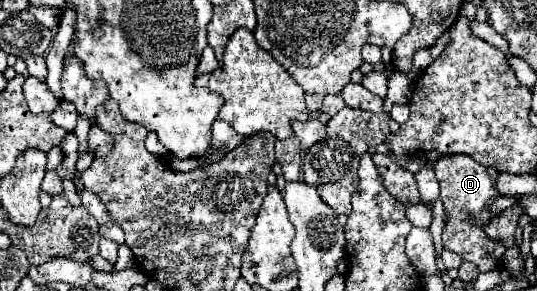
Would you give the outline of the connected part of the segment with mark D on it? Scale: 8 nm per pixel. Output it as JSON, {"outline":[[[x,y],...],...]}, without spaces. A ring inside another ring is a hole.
{"outline":[[[459,153],[459,155],[439,155],[439,159],[435,161],[435,175],[441,185],[441,201],[449,213],[449,221],[443,229],[445,249],[459,253],[465,261],[475,263],[481,273],[497,269],[501,263],[495,263],[495,261],[503,259],[505,247],[501,247],[501,243],[493,243],[493,239],[489,239],[483,233],[483,227],[475,225],[469,217],[479,215],[487,207],[489,199],[499,197],[495,189],[495,179],[499,171],[493,167],[483,167],[469,155]],[[487,253],[491,253],[491,257],[487,257]]]}

